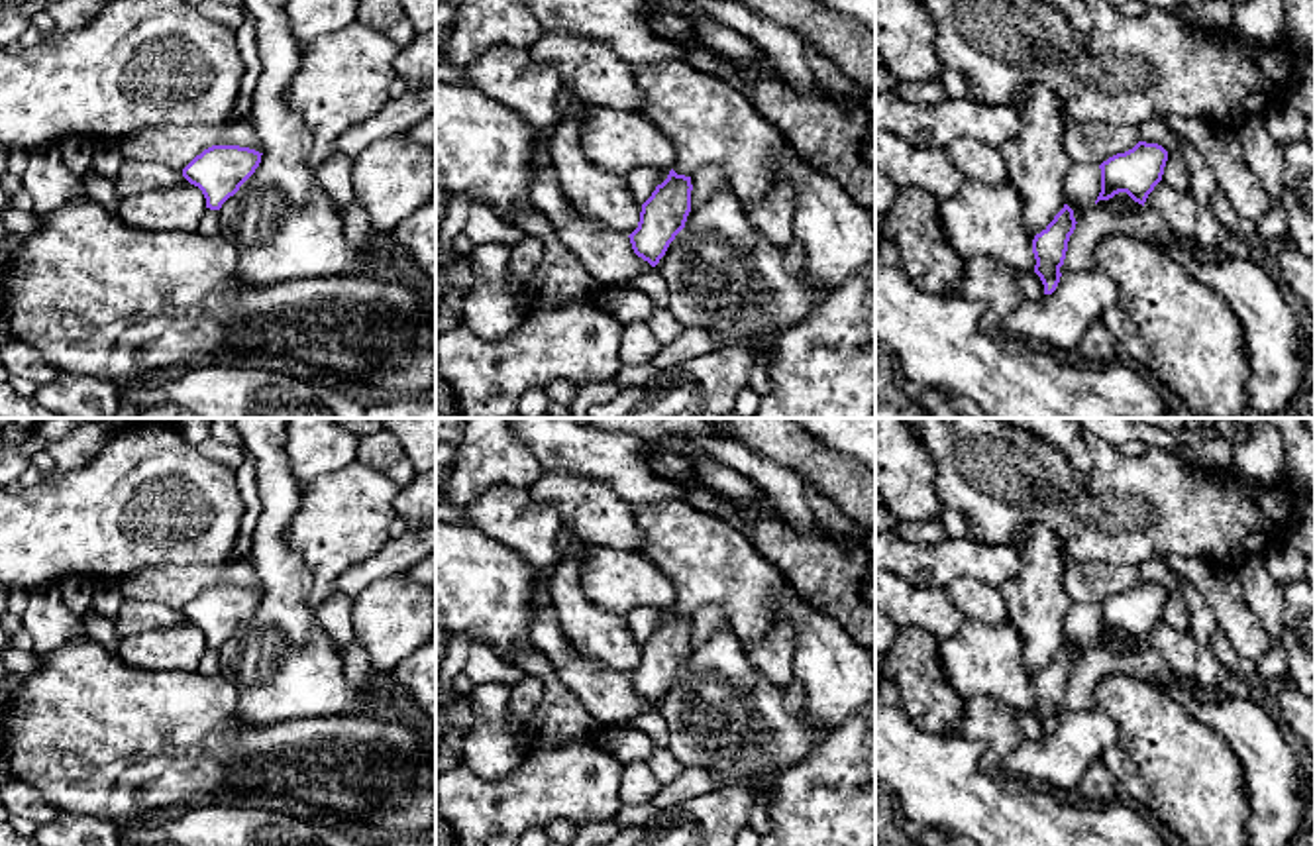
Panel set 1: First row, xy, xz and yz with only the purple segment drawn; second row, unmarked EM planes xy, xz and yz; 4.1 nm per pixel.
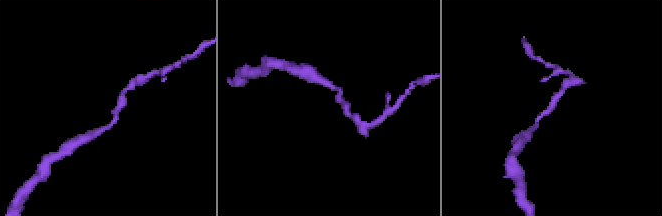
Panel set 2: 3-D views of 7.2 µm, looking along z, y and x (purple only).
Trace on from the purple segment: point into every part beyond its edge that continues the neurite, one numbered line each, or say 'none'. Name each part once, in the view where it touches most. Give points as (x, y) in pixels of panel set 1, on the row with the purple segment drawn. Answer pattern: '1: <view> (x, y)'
none

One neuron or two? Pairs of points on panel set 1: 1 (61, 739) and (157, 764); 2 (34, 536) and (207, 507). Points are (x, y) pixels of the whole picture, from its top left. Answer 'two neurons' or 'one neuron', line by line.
1: one neuron
2: one neuron

